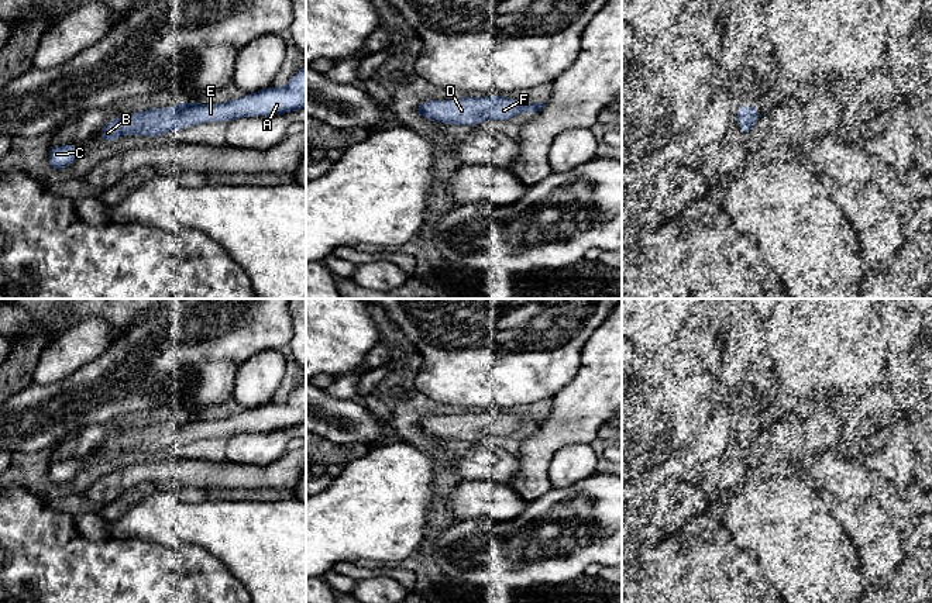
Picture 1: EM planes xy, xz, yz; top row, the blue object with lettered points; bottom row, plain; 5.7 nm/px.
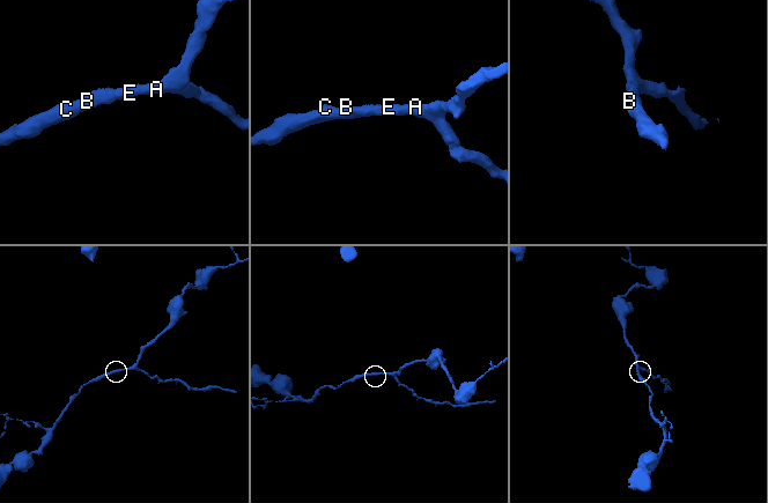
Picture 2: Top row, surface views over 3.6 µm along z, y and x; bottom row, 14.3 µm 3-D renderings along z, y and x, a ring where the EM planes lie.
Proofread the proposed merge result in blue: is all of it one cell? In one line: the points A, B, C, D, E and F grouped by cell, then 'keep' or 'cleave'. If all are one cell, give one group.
groups A B C D E F; keep

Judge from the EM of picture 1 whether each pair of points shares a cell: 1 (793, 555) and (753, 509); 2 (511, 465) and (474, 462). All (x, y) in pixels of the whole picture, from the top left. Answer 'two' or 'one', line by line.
1: one
2: one

